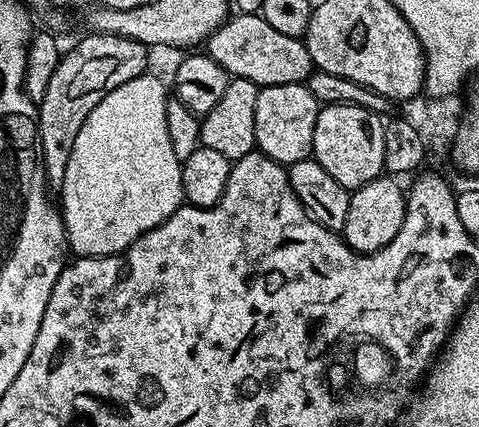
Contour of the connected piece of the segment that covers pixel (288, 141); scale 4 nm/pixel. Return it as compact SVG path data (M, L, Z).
M287 84L286 86L270 86L260 88L258 94L258 106L254 106L254 134L256 135L256 148L269 156L277 164L285 166L307 160L312 156L312 143L314 142L314 122L321 110L320 101L310 94L310 90L304 84Z

